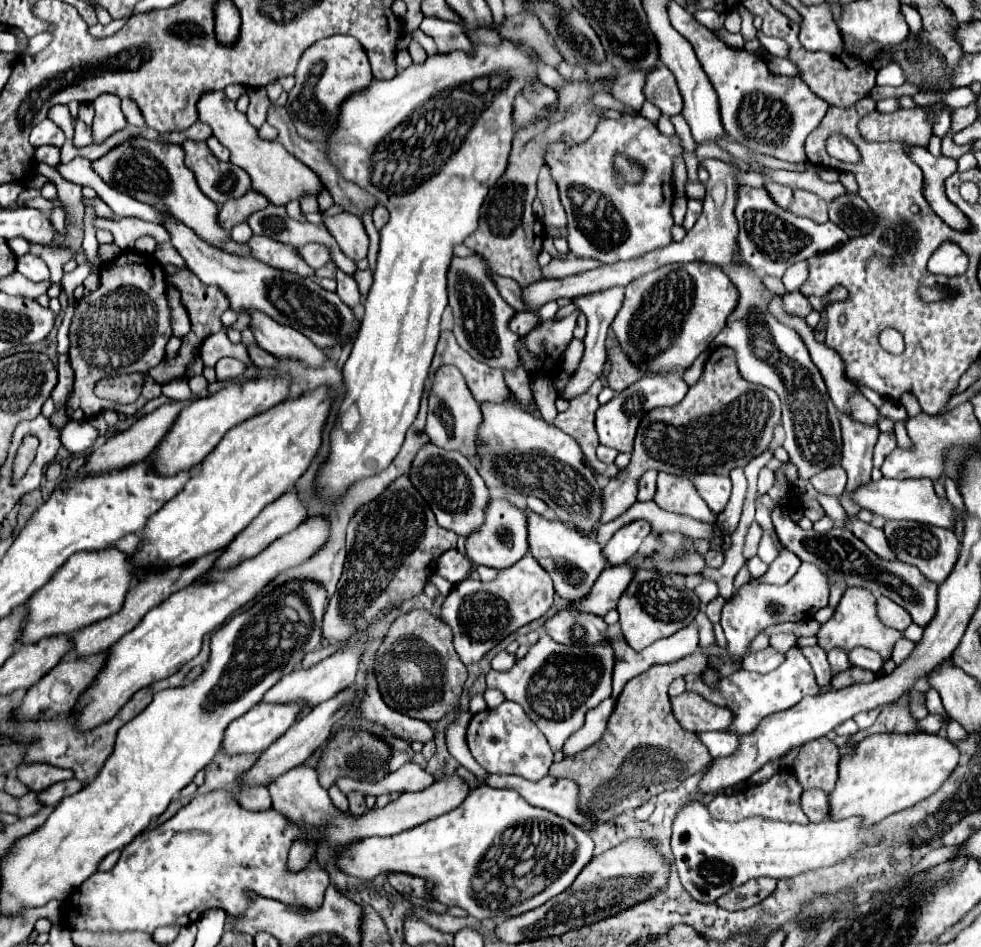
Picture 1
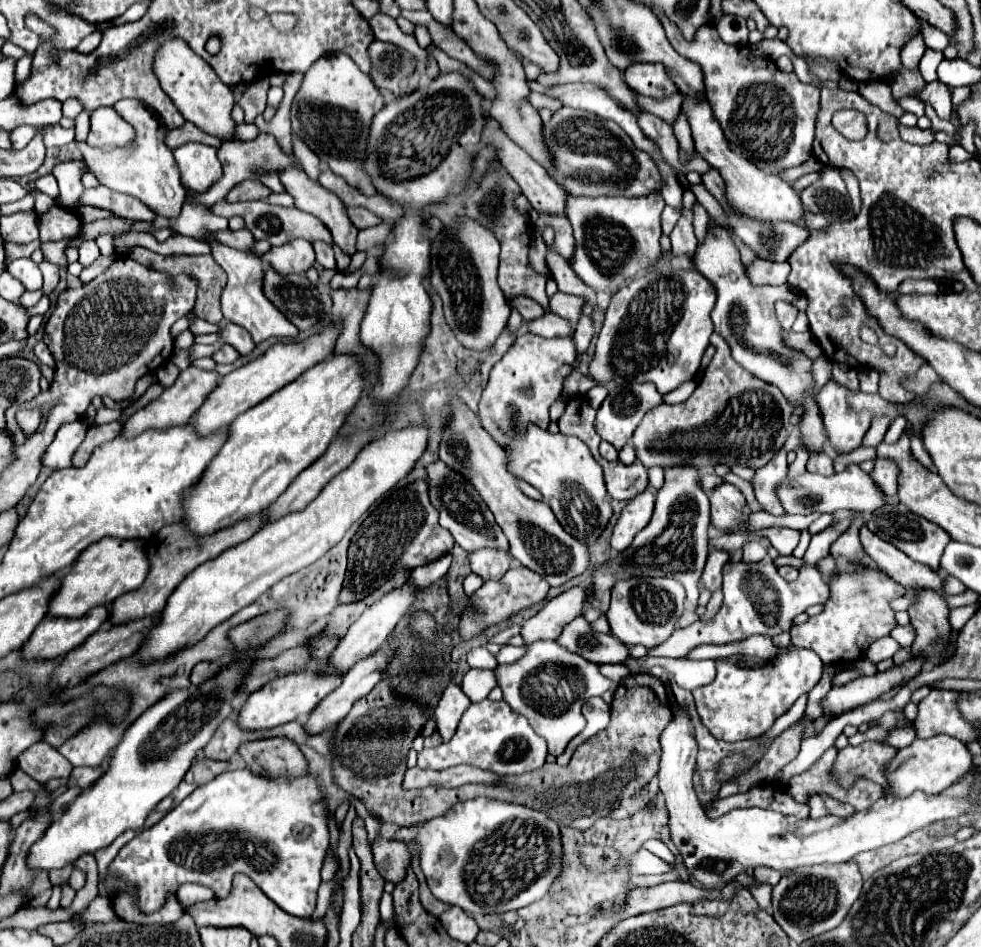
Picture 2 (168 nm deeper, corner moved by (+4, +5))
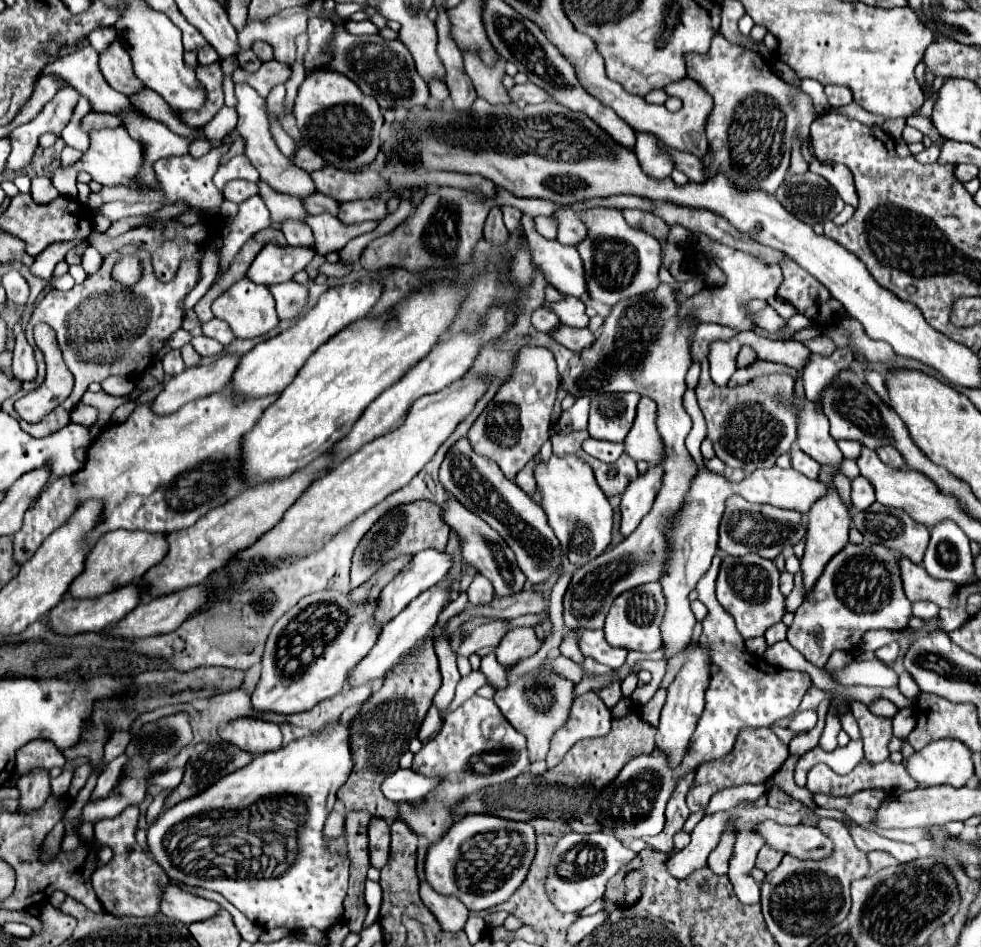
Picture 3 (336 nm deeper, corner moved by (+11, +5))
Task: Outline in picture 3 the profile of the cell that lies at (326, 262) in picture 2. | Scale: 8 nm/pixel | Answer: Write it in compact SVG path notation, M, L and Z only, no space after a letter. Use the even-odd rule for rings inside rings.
M286 219L280 223L280 231L286 237L288 245L314 245L312 231L308 231L308 225L296 219Z

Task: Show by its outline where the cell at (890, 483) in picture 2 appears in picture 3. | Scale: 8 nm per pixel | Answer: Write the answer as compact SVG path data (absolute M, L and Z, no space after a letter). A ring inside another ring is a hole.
M856 477L856 479L852 481L852 507L854 507L856 511L864 511L864 509L868 509L874 501L876 501L876 497L874 497L874 491L872 491L872 485L868 483L868 479Z

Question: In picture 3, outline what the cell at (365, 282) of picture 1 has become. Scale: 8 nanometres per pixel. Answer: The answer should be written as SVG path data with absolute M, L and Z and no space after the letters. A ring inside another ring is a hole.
M330 213L320 215L308 215L306 225L312 229L316 239L316 251L320 255L326 255L330 251L340 251L352 237L358 237L362 233L370 233L378 227L378 221L366 221L358 225L344 225Z

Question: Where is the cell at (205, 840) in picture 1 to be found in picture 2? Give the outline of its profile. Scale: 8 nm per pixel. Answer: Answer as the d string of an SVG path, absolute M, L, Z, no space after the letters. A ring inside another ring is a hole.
M247 769L225 771L203 787L197 787L185 801L171 809L157 825L135 835L107 867L105 895L113 899L119 893L133 893L135 905L149 915L161 909L169 895L175 895L183 883L199 883L211 887L215 897L223 899L231 891L235 873L249 875L255 885L275 901L283 911L295 917L311 917L317 903L317 889L321 883L319 871L325 861L329 843L327 805L323 801L319 783L313 775L297 781L263 779L251 775Z

